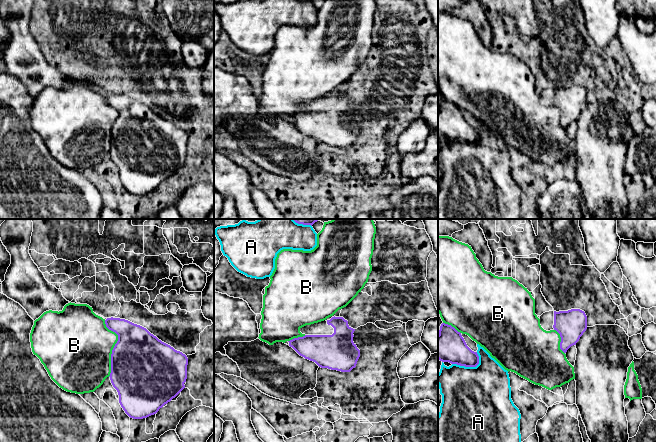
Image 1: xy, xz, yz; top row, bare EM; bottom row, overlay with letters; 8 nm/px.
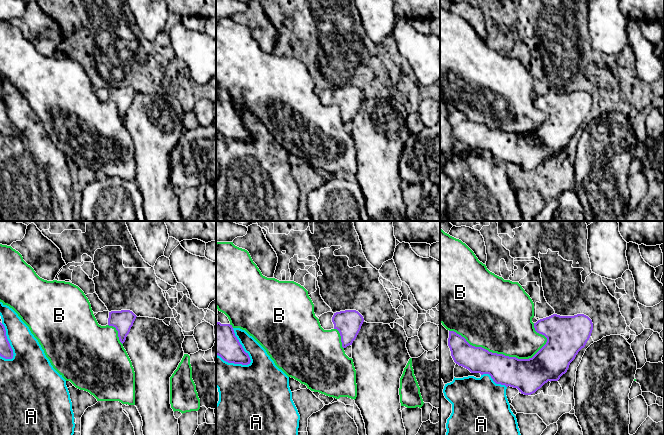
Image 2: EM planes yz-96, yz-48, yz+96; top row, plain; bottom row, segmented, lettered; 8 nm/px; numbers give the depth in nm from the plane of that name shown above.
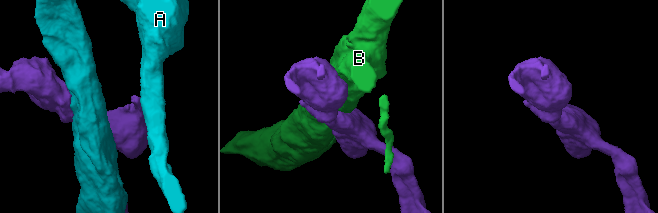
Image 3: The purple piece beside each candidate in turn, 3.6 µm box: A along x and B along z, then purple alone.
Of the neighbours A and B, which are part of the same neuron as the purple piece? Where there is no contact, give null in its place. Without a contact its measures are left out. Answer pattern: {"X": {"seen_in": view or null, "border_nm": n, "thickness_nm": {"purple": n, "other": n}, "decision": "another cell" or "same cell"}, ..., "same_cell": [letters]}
{"A": {"seen_in": "yz", "border_nm": 240, "thickness_nm": {"purple": 260, "other": 480}, "decision": "another cell"}, "B": {"seen_in": "xy", "border_nm": 460, "thickness_nm": {"purple": 480, "other": 480}, "decision": "another cell"}, "same_cell": []}

